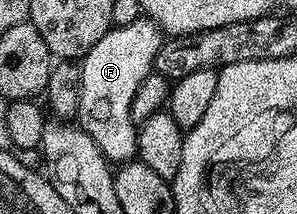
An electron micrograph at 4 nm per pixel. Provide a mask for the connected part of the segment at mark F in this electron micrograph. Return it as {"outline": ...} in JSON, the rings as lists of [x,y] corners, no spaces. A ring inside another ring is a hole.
{"outline":[[[147,16],[130,24],[114,26],[81,59],[82,87],[80,88],[77,121],[82,130],[96,140],[96,148],[111,163],[129,162],[138,153],[138,126],[133,118],[134,98],[144,78],[153,71],[156,52],[160,52],[164,32]]]}

